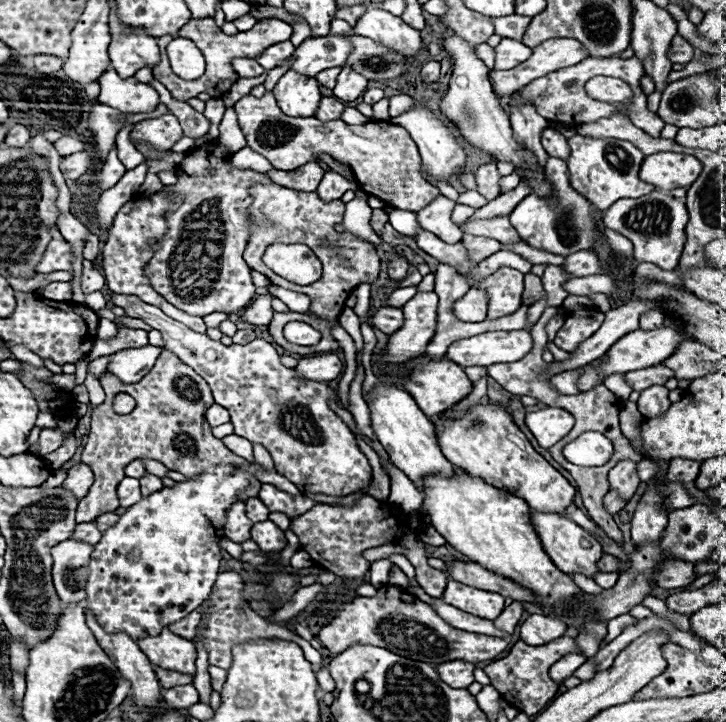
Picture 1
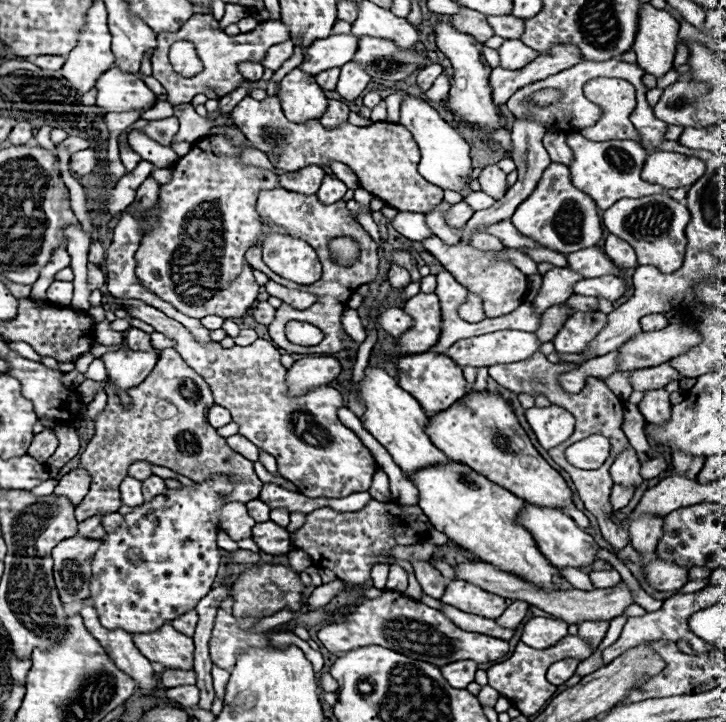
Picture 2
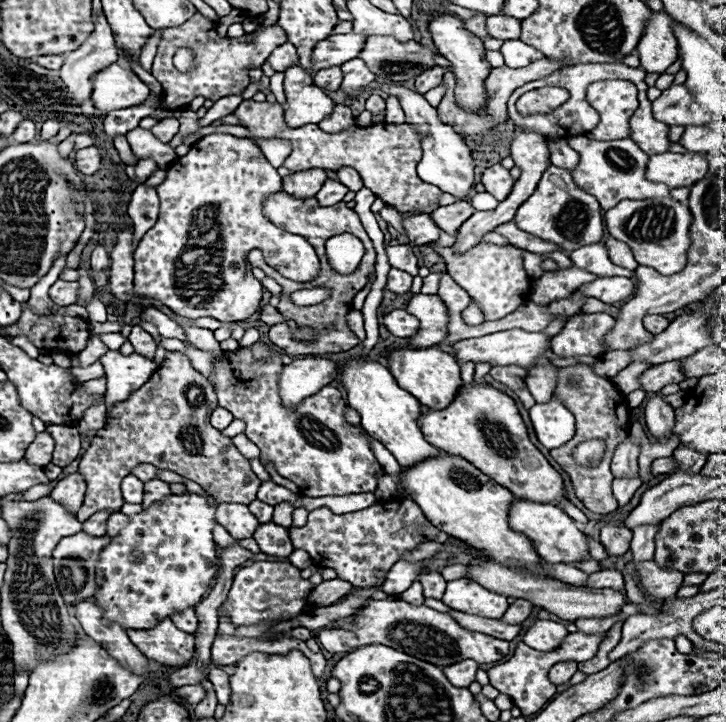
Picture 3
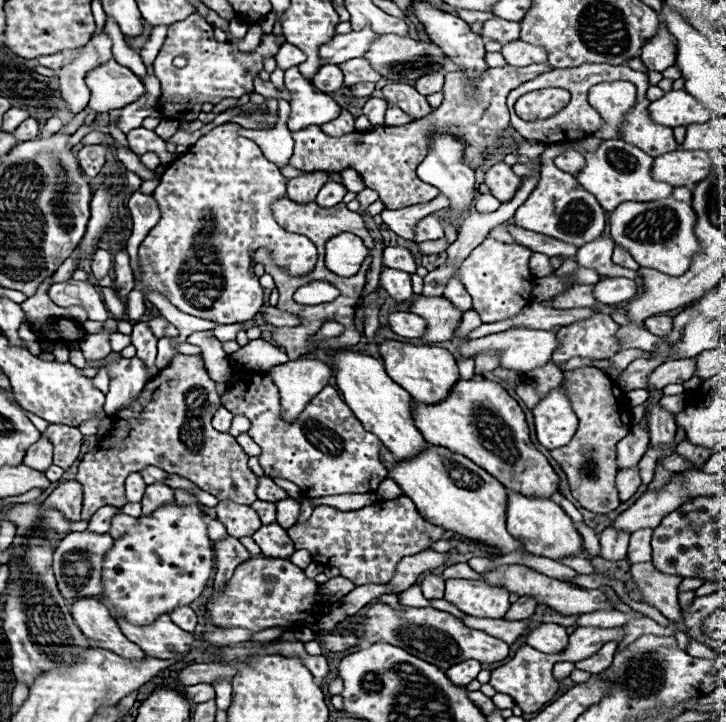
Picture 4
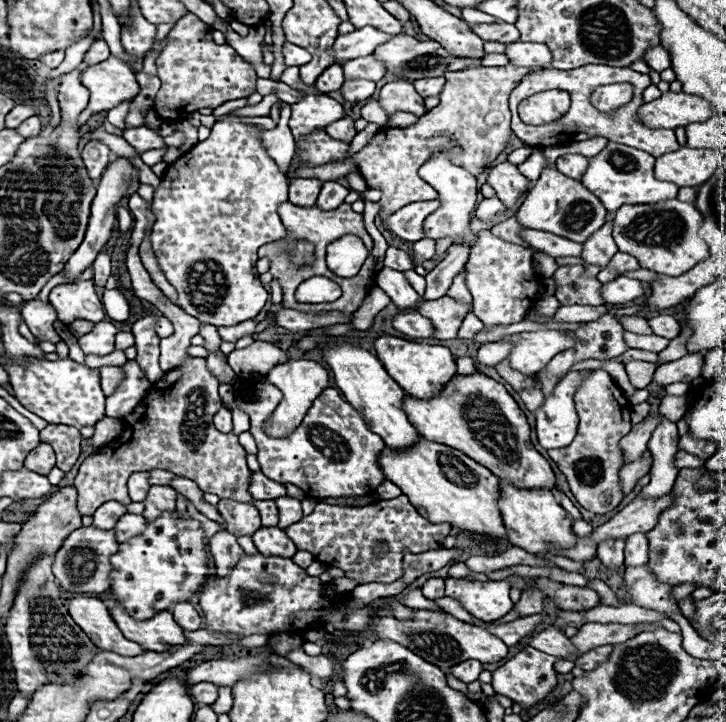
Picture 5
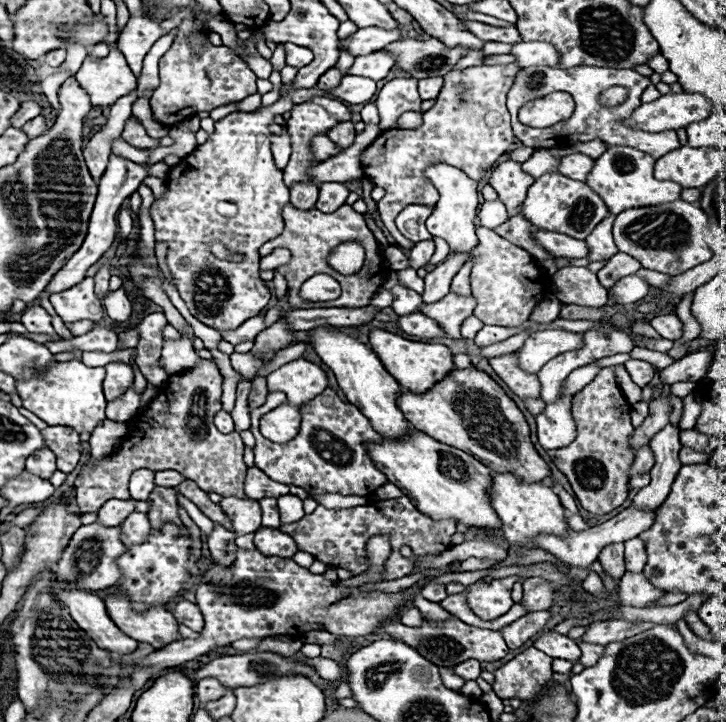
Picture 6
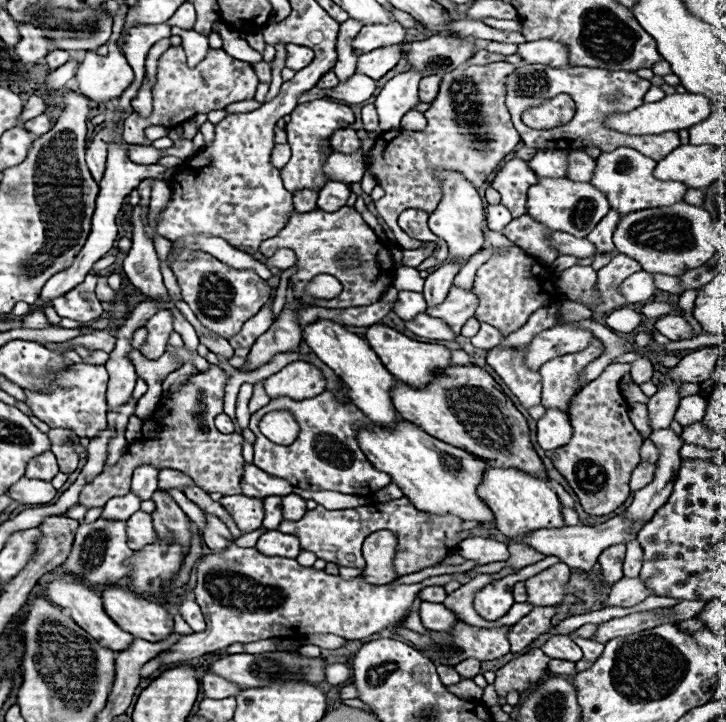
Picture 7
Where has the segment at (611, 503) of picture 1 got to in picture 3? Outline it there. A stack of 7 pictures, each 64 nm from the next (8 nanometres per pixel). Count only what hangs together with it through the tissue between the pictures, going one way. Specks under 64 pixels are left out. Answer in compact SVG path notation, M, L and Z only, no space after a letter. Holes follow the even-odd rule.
M628 476L626 478L616 478L612 490L614 490L614 496L616 496L618 504L620 506L628 504L630 498L634 496L634 492L640 488L640 484L642 484L640 478L628 478Z

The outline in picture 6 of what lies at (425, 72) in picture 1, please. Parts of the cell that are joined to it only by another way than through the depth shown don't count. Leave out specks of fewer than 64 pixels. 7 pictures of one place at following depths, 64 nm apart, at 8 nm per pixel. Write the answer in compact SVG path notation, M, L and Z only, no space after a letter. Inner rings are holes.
M442 76L418 80L418 92L422 100L434 100L440 94L440 88L442 88Z

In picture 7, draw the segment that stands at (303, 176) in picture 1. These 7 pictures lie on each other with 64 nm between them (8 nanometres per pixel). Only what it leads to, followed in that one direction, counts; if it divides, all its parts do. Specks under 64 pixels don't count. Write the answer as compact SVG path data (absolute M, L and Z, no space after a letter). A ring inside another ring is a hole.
M300 190L294 194L294 210L296 212L312 212L316 210L318 192L314 190Z

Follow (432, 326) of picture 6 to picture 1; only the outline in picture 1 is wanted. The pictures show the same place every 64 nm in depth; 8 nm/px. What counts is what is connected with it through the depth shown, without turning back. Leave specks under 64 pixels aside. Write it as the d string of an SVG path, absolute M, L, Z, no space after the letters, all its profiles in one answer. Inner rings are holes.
M386 306L386 308L378 308L374 312L374 316L370 318L370 324L378 330L382 330L384 334L394 334L396 330L402 328L404 324L404 314L400 308L392 308L392 306Z

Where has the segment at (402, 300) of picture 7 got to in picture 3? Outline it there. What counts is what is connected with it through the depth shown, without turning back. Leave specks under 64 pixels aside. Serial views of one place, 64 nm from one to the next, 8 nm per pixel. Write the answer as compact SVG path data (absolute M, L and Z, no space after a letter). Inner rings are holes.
M392 268L388 272L388 282L386 282L386 288L394 294L408 294L410 292L410 286L412 286L412 276L404 270L398 270L398 268Z

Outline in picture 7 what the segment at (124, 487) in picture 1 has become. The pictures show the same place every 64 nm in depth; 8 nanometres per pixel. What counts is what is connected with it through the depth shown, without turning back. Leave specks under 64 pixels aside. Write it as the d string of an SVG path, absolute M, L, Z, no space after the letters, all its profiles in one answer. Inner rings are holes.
M150 464L138 466L132 476L132 492L140 494L142 500L148 500L158 490L156 474L158 474L158 468L154 468Z

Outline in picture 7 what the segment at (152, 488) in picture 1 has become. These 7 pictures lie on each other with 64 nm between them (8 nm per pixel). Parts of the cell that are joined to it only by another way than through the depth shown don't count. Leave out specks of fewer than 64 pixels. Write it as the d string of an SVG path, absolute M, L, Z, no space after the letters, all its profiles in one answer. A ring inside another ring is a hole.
M156 490L152 494L152 500L156 502L156 510L152 512L152 520L154 520L154 528L158 532L158 538L164 540L164 542L180 544L184 548L182 554L186 556L188 550L190 550L190 542L192 542L188 516L162 490Z

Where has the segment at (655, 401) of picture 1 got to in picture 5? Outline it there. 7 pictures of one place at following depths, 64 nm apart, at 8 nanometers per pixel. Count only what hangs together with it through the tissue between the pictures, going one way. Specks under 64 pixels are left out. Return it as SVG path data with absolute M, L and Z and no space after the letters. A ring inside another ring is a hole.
M664 418L660 428L654 430L648 442L648 450L654 458L650 470L650 484L644 486L636 498L662 498L672 490L672 482L678 474L678 468L674 466L674 456L678 452L676 424Z

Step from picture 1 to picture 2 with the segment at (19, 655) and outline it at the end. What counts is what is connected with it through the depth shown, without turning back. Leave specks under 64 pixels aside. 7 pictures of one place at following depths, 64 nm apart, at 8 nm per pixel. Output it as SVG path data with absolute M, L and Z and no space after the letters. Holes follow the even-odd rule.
M12 658L10 660L10 670L12 670L12 678L16 684L24 684L26 682L26 674L30 670L30 660L18 660Z

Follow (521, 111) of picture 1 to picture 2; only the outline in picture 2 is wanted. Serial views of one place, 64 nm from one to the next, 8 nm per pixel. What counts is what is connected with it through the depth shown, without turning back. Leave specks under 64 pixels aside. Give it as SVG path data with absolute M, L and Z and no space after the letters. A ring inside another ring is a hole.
M526 118L514 120L514 126L512 126L512 160L516 162L516 168L518 168L518 182L514 186L510 186L508 192L504 194L504 198L500 198L492 208L474 212L474 216L462 228L462 240L460 240L460 244L470 244L472 234L476 234L482 228L488 228L488 226L492 226L496 222L502 222L502 220L510 220L512 214L516 212L516 206L520 206L520 202L524 202L536 190L536 184L542 178L542 172L550 164L550 156L548 156L546 148L542 146L544 134L546 134L546 130L538 122L530 122Z

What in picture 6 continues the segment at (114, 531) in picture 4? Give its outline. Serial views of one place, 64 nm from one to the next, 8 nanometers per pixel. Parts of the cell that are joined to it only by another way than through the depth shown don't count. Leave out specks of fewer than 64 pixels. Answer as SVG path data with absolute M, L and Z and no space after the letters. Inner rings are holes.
M132 512L124 522L124 544L126 546L134 546L140 542L146 542L150 536L150 522L148 516L142 512Z

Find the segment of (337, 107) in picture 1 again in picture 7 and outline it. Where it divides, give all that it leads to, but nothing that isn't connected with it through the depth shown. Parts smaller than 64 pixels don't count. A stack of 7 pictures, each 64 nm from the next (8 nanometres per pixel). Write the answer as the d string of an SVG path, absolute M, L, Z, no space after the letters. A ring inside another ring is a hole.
M348 128L348 130L338 130L334 136L332 136L332 142L330 142L332 150L334 152L342 152L342 154L354 154L360 150L360 138L356 136L356 130Z

